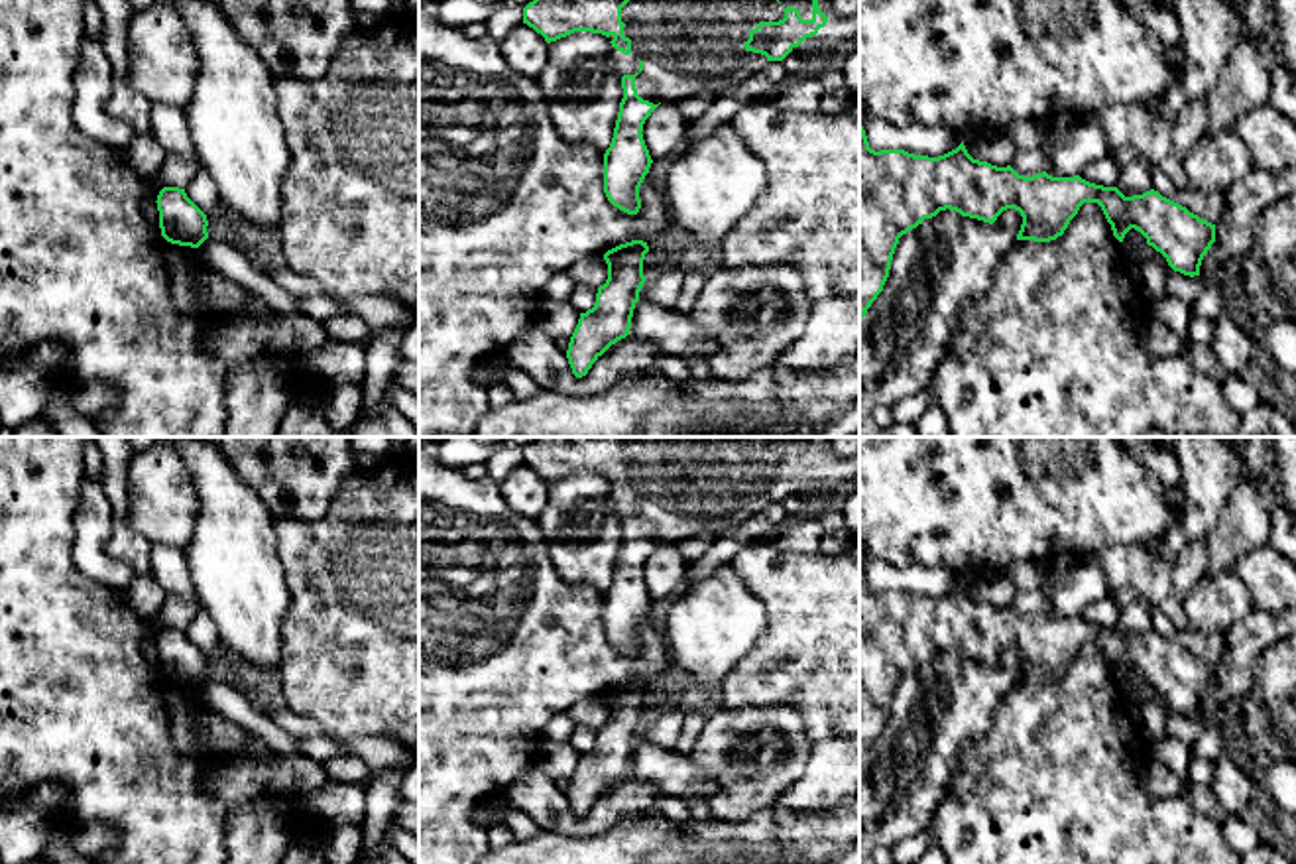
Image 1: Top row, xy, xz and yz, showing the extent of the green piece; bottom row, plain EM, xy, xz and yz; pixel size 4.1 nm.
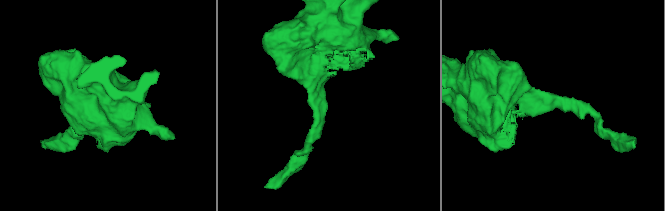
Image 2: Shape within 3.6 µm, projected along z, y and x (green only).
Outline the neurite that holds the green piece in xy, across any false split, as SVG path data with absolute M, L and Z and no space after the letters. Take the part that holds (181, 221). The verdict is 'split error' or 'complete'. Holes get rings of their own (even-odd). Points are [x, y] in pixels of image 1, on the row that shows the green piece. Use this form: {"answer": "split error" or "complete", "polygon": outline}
{"answer": "complete", "polygon": "M163 187L157 195L161 236L179 246L199 248L206 238L206 215L187 197L185 189Z"}

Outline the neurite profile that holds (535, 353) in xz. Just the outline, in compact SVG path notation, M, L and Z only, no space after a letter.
M535 323L505 346L498 358L529 374L541 390L580 396L608 392L623 376L651 374L657 354L655 342L629 333L598 356L586 376L576 378L566 352L557 346L557 339Z

